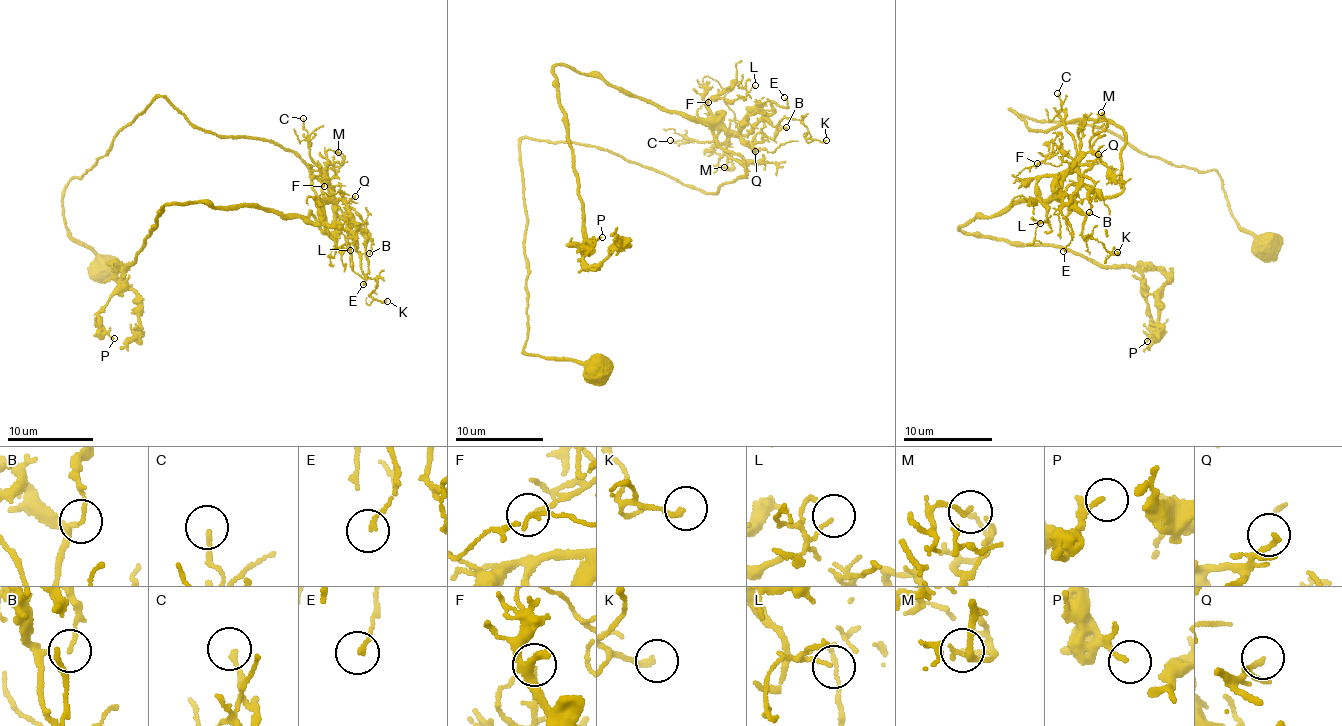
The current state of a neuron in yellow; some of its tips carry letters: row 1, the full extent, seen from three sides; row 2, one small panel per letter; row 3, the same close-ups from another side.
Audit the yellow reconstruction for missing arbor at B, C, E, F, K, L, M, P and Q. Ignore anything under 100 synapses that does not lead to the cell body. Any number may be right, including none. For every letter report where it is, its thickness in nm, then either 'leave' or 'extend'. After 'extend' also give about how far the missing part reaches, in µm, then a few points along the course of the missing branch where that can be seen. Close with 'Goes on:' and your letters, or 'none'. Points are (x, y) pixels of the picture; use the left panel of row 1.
B: at (369, 253); 80 nm thick; leave
C: at (303, 118); 140 nm thick; leave
E: at (363, 284); 130 nm thick; leave
F: at (324, 186); 150 nm thick; leave
K: at (387, 301); 180 nm thick; leave
L: at (350, 250); 90 nm thick; leave
M: at (338, 152); 80 nm thick; leave
P: at (114, 338); 110 nm thick; leave
Q: at (355, 196); 120 nm thick; leave
Goes on: none

